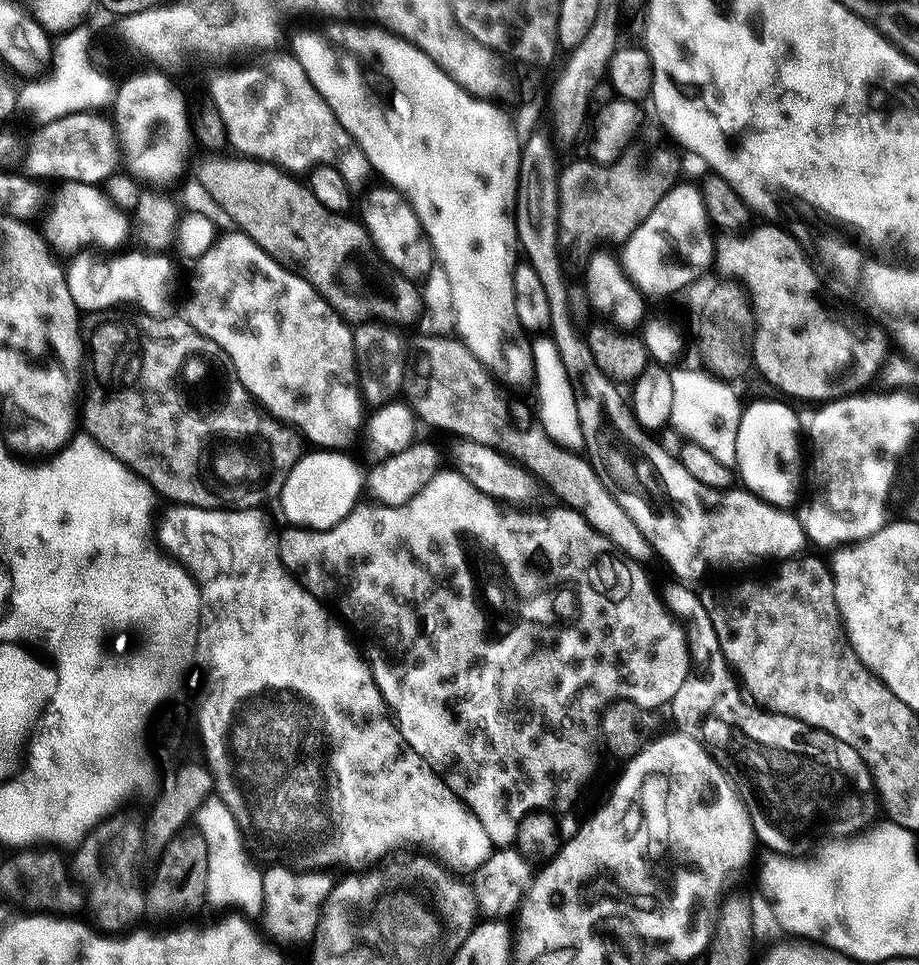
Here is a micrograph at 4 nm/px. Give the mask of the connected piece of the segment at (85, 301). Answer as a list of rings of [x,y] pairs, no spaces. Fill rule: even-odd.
[[[83,250],[81,252],[77,252],[76,255],[73,255],[71,259],[67,261],[66,271],[64,273],[64,277],[66,278],[66,286],[70,290],[70,298],[74,298],[74,302],[76,303],[77,308],[80,309],[81,313],[88,314],[88,312],[104,312],[107,308],[112,308],[115,304],[120,304],[125,300],[128,304],[137,304],[138,307],[141,308],[142,311],[145,312],[148,316],[164,316],[168,311],[171,310],[172,304],[172,260],[168,256],[155,256],[154,253],[150,252],[152,250],[140,250],[144,252],[124,252],[121,256],[112,256],[109,260],[95,260],[94,257],[91,256],[91,251]]]

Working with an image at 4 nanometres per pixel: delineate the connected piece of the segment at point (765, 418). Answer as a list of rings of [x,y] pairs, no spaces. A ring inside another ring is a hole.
[[[756,400],[749,408],[747,405],[738,422],[734,468],[739,483],[775,508],[791,509],[800,492],[800,444],[802,448],[802,420],[790,405],[780,400]]]

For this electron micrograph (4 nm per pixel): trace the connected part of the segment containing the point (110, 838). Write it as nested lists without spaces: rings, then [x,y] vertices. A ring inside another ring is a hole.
[[[114,814],[97,828],[93,828],[75,849],[76,857],[70,860],[70,876],[77,885],[96,884],[96,888],[84,888],[82,895],[86,912],[92,915],[91,923],[104,934],[124,934],[135,929],[146,912],[146,892],[143,887],[131,888],[132,871],[136,868],[136,855],[144,846],[144,830],[141,823],[130,816]]]

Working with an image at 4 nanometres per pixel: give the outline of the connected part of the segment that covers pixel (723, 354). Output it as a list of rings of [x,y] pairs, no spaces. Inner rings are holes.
[[[706,274],[700,277],[688,292],[688,304],[694,314],[696,348],[701,365],[721,379],[735,380],[751,367],[752,336],[755,316],[747,293],[736,281]]]

